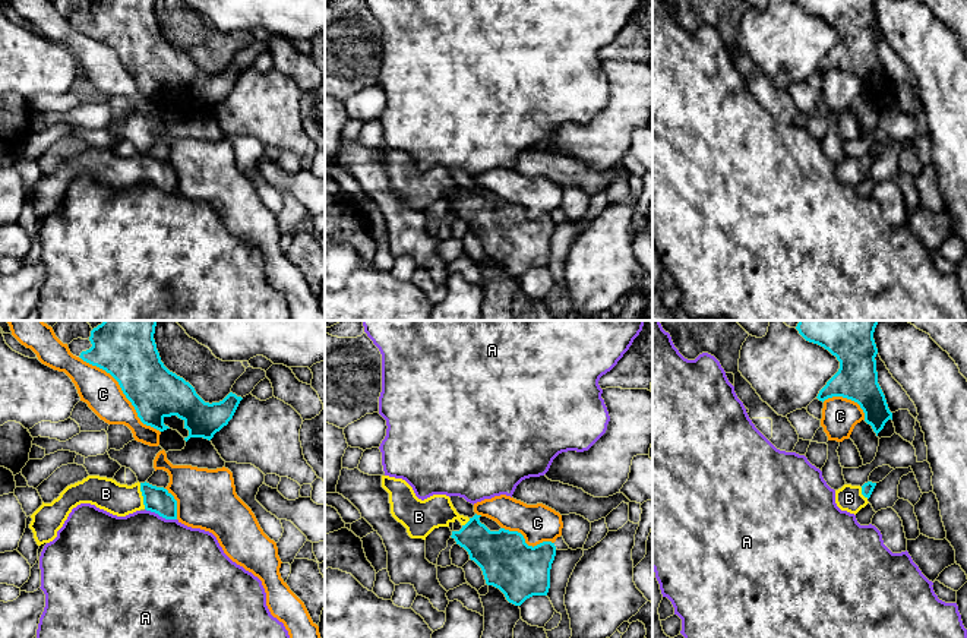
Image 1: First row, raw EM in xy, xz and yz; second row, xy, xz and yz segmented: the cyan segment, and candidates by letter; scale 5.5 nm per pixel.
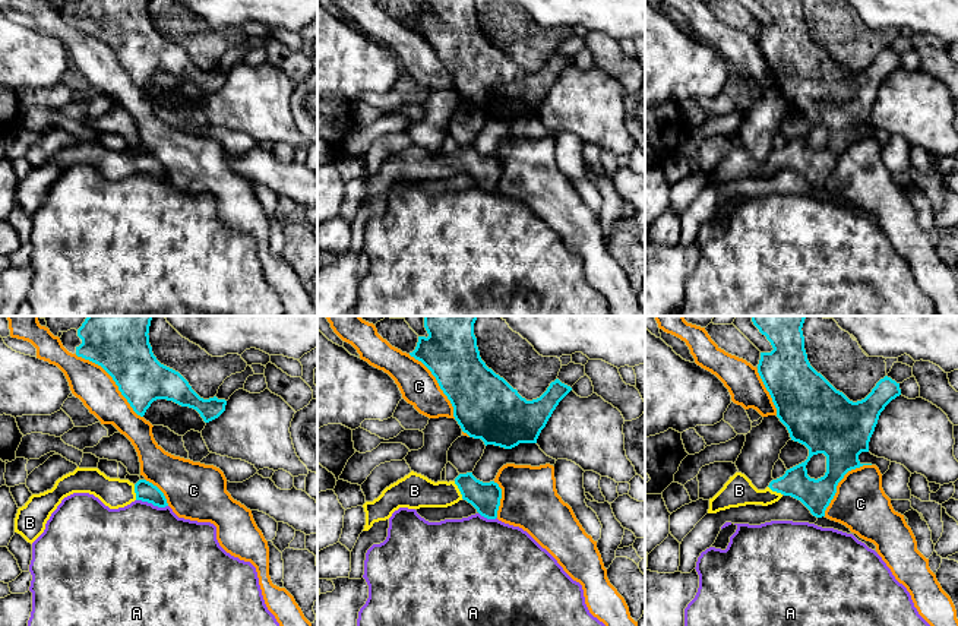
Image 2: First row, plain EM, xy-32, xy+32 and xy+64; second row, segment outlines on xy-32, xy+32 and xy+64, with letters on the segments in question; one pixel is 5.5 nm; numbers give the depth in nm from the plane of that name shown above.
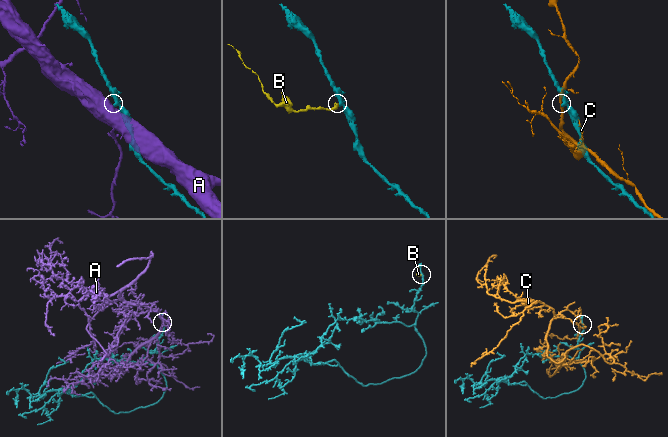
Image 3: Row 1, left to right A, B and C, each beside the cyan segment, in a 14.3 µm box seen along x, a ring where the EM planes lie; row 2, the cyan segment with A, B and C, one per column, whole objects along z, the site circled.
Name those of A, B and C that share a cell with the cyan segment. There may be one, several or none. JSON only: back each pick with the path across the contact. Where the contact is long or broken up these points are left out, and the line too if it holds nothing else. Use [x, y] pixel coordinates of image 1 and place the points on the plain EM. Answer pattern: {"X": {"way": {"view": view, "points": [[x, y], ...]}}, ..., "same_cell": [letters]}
{"B": {"way": {"view": "xy", "points": [[157, 171], [142, 167], [106, 166]]}}, "same_cell": ["B"]}

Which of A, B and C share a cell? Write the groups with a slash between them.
A / B / C

